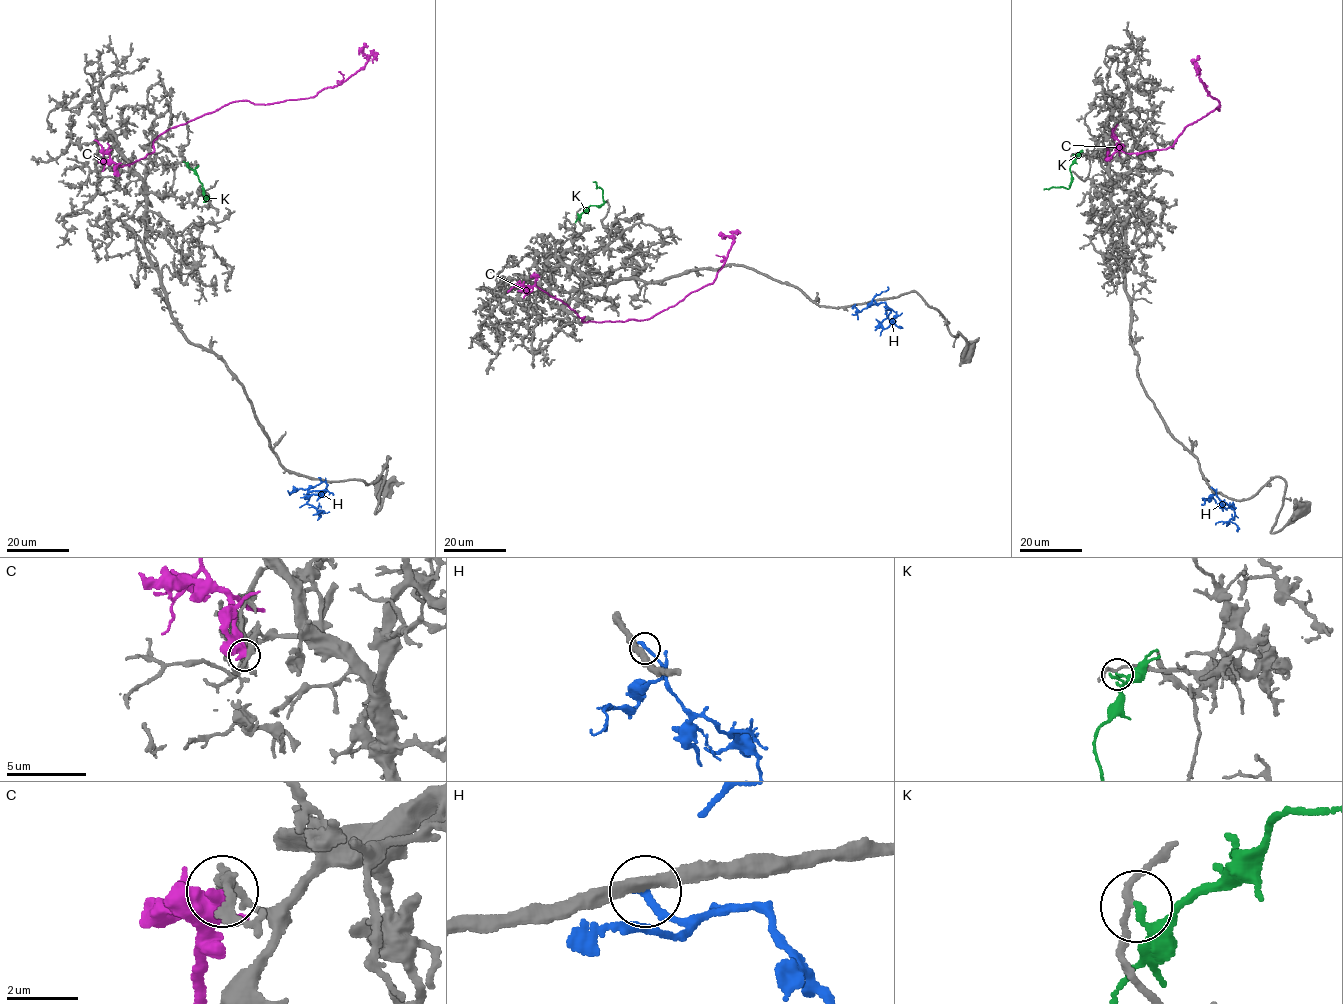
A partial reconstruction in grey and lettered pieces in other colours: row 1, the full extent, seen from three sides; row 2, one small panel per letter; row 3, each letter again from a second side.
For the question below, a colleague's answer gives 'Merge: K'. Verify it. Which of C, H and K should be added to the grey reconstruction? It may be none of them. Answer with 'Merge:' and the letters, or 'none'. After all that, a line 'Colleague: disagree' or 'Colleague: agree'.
Merge: K
Colleague: agree

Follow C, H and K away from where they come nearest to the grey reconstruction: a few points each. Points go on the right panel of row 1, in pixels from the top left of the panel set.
C: (1106, 160), (1119, 150), (1166, 150), (1188, 125), (1220, 105), (1219, 111), (1199, 77), (1199, 55)
H: (1212, 488), (1235, 514), (1229, 521), (1215, 524)
K: (1074, 154), (1070, 186), (1044, 189)

